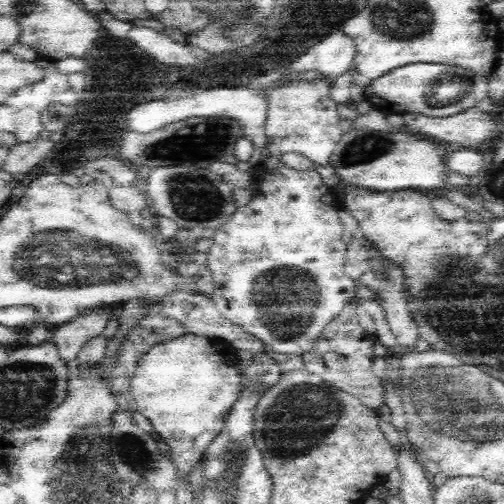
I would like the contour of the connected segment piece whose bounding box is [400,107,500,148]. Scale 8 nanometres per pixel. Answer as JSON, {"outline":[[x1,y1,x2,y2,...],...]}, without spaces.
{"outline":[[473,107,472,110,462,111,460,114,448,115,448,118,432,118,418,113,404,113,403,130,411,130,422,134,426,138,436,141,458,144,457,148,476,146,488,138,492,138,500,126,498,122,488,116,488,112]]}

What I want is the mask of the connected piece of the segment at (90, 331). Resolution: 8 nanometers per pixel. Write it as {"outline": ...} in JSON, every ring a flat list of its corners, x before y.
{"outline":[[94,310,90,314,77,316,66,324,57,325,58,328,53,327,50,340,56,345,62,362,74,360,88,341,104,332,110,320,114,320,112,314]]}

